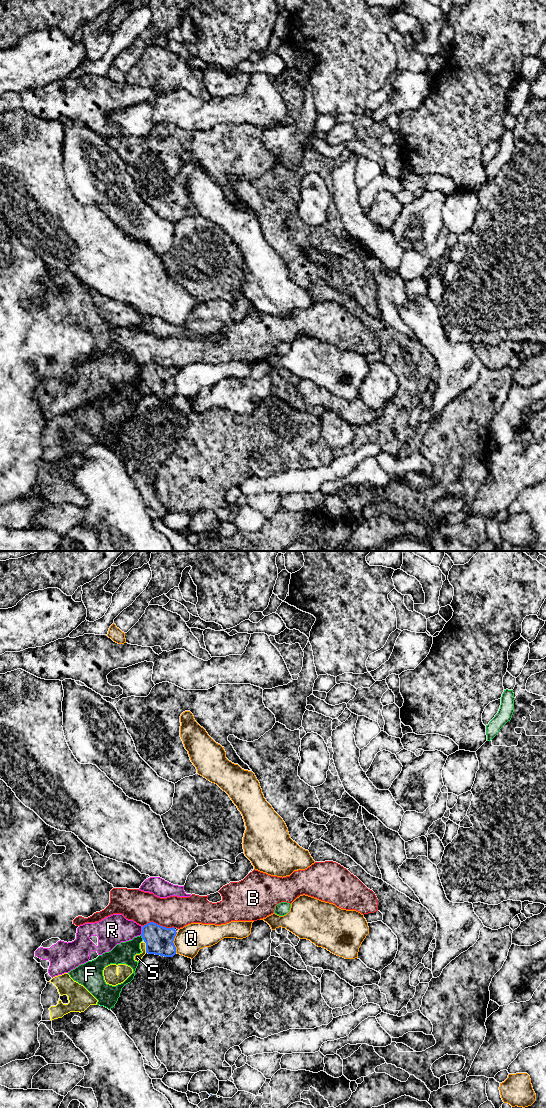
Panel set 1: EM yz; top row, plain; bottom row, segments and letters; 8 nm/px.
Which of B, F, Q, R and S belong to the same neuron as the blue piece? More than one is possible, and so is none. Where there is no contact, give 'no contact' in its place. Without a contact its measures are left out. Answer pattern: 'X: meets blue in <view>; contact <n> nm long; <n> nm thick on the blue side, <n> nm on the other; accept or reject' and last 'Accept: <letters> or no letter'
B: meets blue in yz; contact 260 nm long; 220 nm thick on the blue side, 260 nm on the other; reject
F: meets blue in yz; contact 50 nm long; 220 nm thick on the blue side, 170 nm on the other; reject
Q: meets blue in yz; contact 170 nm long; 220 nm thick on the blue side, 220 nm on the other; reject
R: meets blue in yz; contact 80 nm long; 220 nm thick on the blue side, 240 nm on the other; reject
S: meets blue in yz; contact 100 nm long; 220 nm thick on the blue side, 60 nm on the other; reject
Accept: no letter

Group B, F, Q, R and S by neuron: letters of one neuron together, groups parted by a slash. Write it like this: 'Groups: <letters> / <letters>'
Groups: B / F / Q / R / S

